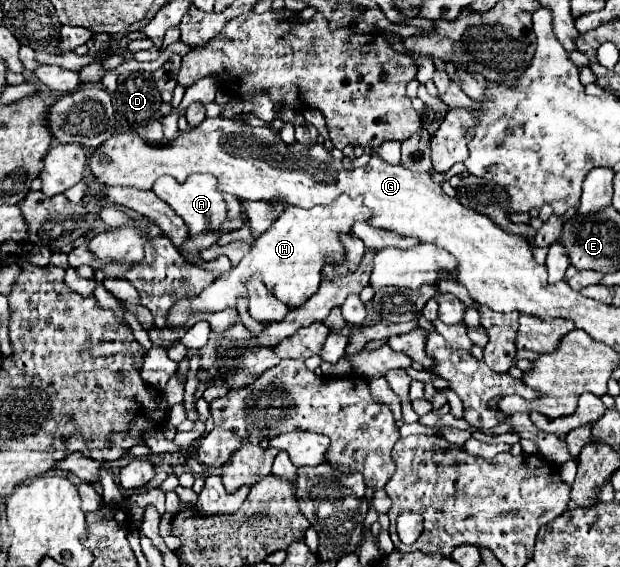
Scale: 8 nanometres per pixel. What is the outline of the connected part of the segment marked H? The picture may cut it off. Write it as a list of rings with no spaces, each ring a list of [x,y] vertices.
[[[338,197],[330,205],[316,205],[312,209],[300,207],[286,207],[278,221],[252,245],[248,255],[222,277],[218,277],[210,287],[206,287],[196,297],[182,297],[172,305],[168,313],[168,327],[184,327],[186,321],[198,313],[214,313],[224,311],[228,307],[236,307],[240,299],[248,301],[246,279],[260,275],[264,285],[286,305],[300,307],[306,303],[320,285],[320,273],[326,261],[342,263],[344,261],[344,247],[338,241],[340,233],[350,233],[354,221],[368,219],[370,211],[362,207],[360,199]]]

